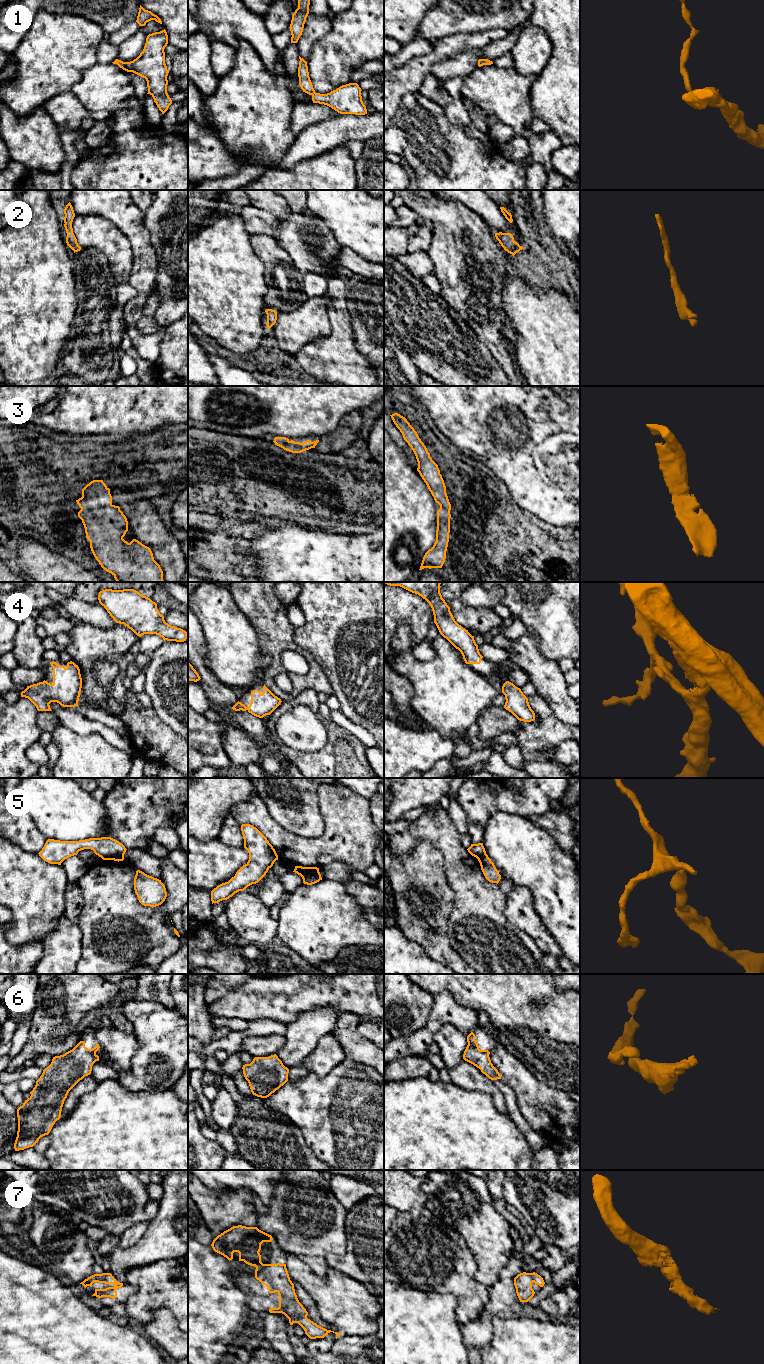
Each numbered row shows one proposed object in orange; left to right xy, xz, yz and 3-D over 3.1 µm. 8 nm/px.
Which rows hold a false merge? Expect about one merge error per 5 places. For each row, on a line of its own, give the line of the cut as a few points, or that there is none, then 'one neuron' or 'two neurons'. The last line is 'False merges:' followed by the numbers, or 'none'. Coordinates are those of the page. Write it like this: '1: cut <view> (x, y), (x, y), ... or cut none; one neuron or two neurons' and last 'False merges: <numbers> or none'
1: cut none; one neuron
2: cut none; one neuron
3: cut none; one neuron
4: cut none; one neuron
5: cut none; one neuron
6: cut none; one neuron
7: cut none; one neuron
False merges: none

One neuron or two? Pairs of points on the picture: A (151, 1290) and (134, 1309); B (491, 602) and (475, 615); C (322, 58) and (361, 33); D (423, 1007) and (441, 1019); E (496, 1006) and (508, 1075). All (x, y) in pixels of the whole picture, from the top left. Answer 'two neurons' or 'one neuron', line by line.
A: one neuron
B: two neurons
C: one neuron
D: two neurons
E: two neurons

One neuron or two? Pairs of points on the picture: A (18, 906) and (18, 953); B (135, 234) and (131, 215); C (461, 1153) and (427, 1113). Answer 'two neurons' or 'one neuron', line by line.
A: two neurons
B: one neuron
C: one neuron

